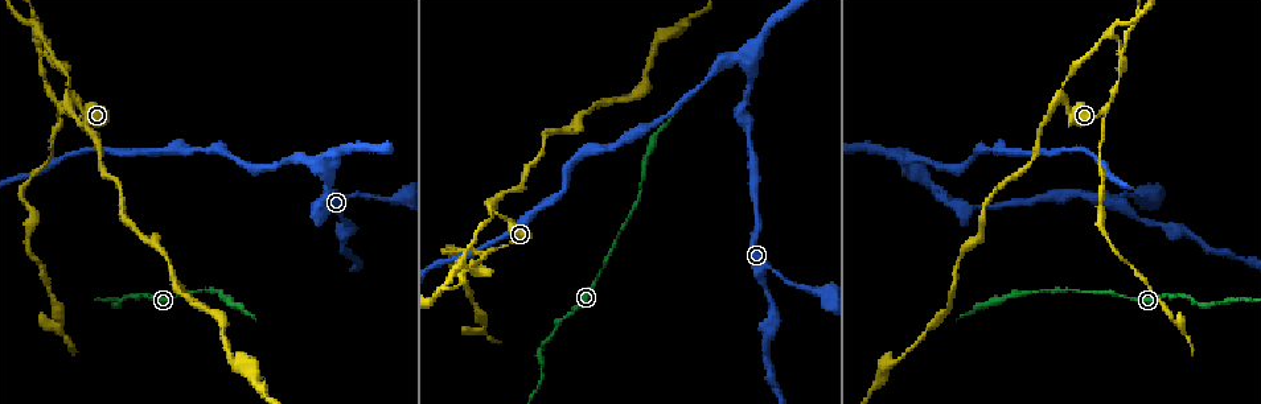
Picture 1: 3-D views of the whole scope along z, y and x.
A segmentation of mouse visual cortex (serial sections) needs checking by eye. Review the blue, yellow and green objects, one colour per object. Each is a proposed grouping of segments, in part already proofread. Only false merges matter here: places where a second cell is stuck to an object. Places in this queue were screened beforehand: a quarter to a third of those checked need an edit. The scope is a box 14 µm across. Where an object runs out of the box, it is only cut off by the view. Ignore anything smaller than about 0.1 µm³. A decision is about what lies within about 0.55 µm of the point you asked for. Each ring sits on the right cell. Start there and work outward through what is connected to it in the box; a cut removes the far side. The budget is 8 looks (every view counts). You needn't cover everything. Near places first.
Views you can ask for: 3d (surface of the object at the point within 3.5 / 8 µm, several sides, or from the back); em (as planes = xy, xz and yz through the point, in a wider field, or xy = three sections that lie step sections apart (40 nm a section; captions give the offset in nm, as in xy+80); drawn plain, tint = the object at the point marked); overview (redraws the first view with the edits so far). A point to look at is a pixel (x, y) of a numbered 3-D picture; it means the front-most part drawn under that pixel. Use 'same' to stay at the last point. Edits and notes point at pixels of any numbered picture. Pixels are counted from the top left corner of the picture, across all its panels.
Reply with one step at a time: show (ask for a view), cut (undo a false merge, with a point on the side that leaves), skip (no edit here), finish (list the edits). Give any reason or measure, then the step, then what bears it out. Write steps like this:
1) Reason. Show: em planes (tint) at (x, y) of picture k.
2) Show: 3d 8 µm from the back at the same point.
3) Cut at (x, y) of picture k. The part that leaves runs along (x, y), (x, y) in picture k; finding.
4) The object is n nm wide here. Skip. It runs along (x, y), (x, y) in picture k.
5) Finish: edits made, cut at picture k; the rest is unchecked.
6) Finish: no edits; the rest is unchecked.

Side arm on a straight run. Show: 3d 3.5 µm from the back at (1061, 101) of picture 1.

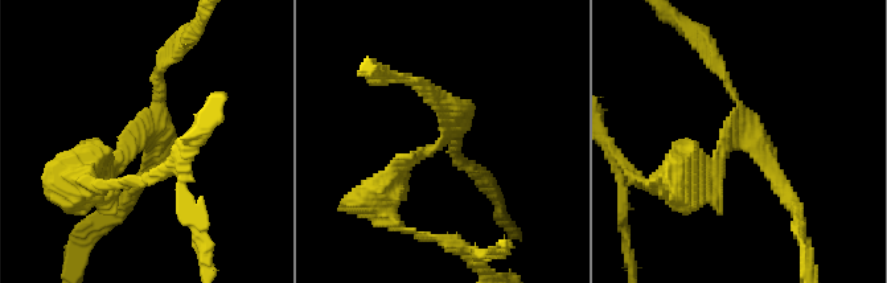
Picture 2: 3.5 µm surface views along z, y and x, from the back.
3 arms meet here; the arms are 100, 150, 200 nm wide; need the tissue. Show: em xy step 5 (tint) at (146, 144) of picture 2.

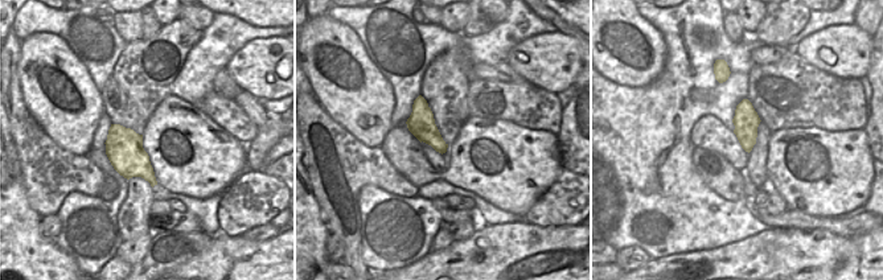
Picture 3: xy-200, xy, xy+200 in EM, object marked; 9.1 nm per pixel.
Skip. It runs along (384, 189), (448, 128), (421, 87) in picture 2; one cell here.

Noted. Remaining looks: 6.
Sharp bend. Show: 3d 3.5 µm at (468, 269) of picture 1.

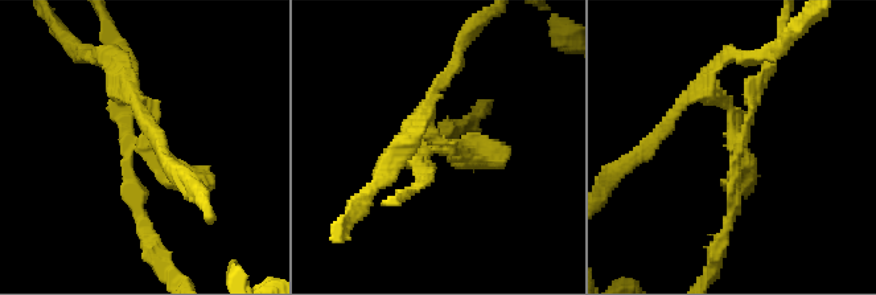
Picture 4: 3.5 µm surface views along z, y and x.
Show: em planes (tint) at (126, 168) of picture 4.

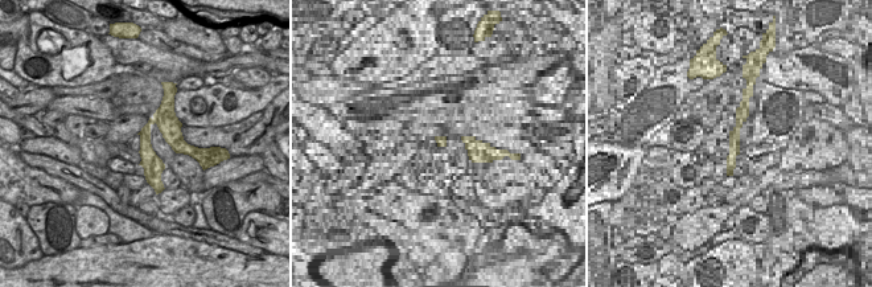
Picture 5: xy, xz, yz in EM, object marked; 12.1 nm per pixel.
Cut at (755, 101) of picture 4. Two cells meet here.

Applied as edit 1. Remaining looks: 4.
Redraw. Show: overview.

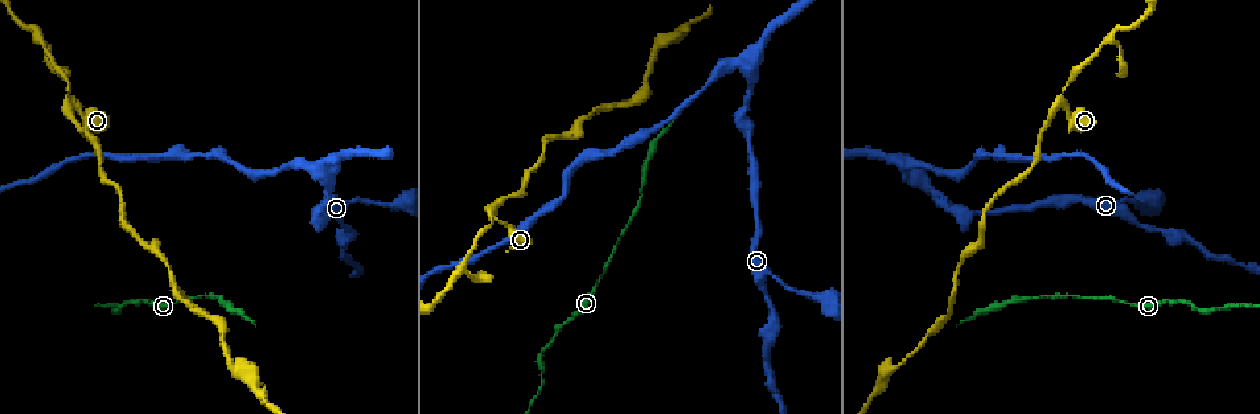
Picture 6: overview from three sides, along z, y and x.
Thick turns thin. Show: 3d 3.5 µm from the back at (912, 170) of picture 6.

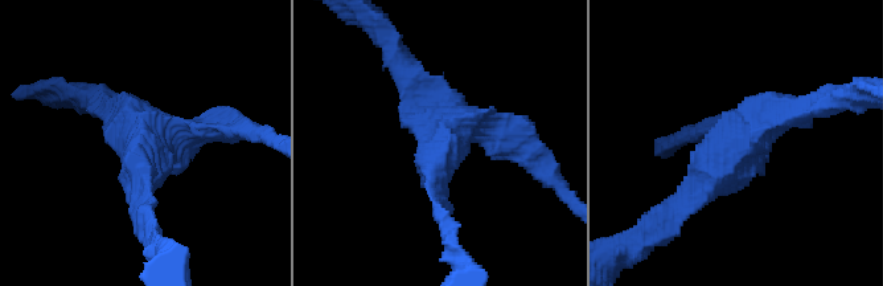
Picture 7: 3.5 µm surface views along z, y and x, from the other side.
3 arms meet here; the arms are 250, 300, 350 nm wide. Show: em xy step 2 (tint) at (737, 147) of picture 7.

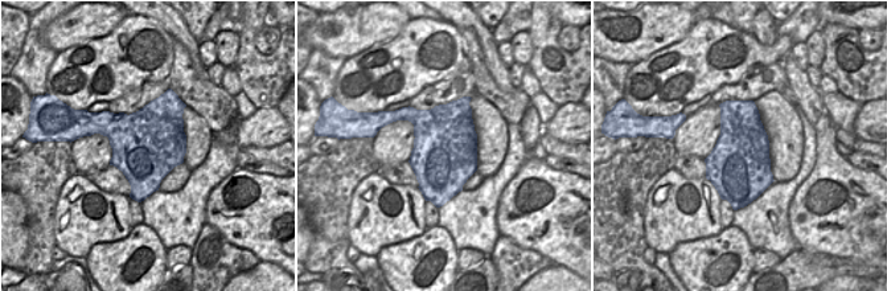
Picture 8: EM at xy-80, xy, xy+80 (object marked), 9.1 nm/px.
Skip. One cell here.

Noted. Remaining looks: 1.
Finish: edits made, cut at picture 4; the rest is unchecked.

